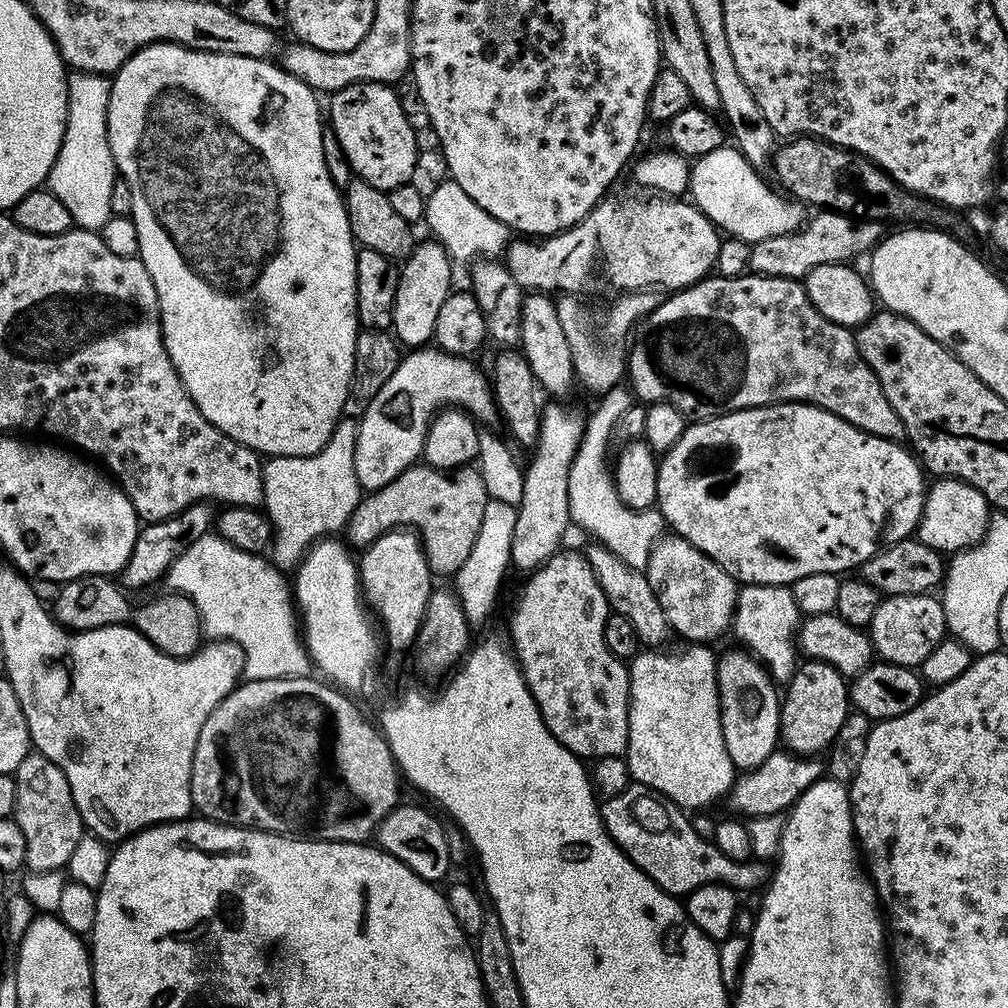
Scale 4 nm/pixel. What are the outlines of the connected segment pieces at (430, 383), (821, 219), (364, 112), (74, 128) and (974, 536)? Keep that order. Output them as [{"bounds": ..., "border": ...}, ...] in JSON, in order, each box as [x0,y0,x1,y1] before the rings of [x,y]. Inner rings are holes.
[{"bounds":[354,346,498,492],"border":[[[421,346],[409,351],[399,361],[397,368],[390,373],[388,380],[374,395],[366,406],[364,415],[358,420],[360,429],[355,429],[356,449],[354,450],[354,470],[361,489],[377,492],[382,486],[394,482],[398,474],[402,474],[421,459],[424,451],[424,439],[428,433],[428,425],[437,412],[449,406],[468,412],[477,421],[483,422],[497,419],[498,411],[493,398],[493,389],[489,379],[483,372],[471,364],[471,359],[463,356],[448,355],[436,346]]]},{"bounds":[748,210,882,278],"border":[[[835,210],[817,211],[812,221],[799,230],[781,236],[771,236],[751,245],[748,251],[749,273],[758,276],[790,276],[804,278],[816,266],[823,263],[852,262],[855,256],[871,253],[882,239],[881,225],[871,218],[853,218],[851,215]]]},{"bounds":[331,83,418,188],"border":[[[371,83],[352,84],[331,97],[331,135],[340,144],[353,173],[359,179],[370,182],[375,188],[397,188],[411,181],[414,174],[418,145],[416,132],[396,100],[379,96]]]},{"bounds":[47,71,118,229],"border":[[[71,71],[68,74],[68,121],[54,166],[48,171],[47,187],[70,210],[77,228],[103,229],[113,216],[110,190],[118,179],[116,163],[108,145],[108,108],[112,83],[103,73]]]},{"bounds":[918,478,989,554],"border":[[[936,478],[927,485],[924,493],[918,539],[941,554],[963,552],[965,548],[971,548],[983,538],[989,519],[989,502],[973,484],[967,484],[965,480]]]}]

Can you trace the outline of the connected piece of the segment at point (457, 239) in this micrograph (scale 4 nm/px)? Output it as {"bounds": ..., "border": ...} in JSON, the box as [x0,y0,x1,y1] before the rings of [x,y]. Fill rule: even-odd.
{"bounds":[424,178,510,262],"border":[[[448,178],[440,183],[437,188],[426,198],[424,206],[424,220],[431,235],[435,241],[441,245],[451,257],[453,261],[466,260],[465,262],[473,262],[481,258],[496,258],[496,255],[503,253],[510,243],[510,230],[502,222],[498,222],[498,218],[494,218],[490,214],[486,214],[486,210],[482,210],[482,206],[478,206],[474,202],[474,198],[470,198],[470,194],[466,194],[466,190],[462,190],[462,186],[458,186],[456,181]]]}

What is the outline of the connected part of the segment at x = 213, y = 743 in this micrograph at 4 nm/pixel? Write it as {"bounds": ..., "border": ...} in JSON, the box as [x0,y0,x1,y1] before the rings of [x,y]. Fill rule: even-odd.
{"bounds":[190,676,401,844],"border":[[[276,676],[273,680],[248,680],[236,685],[229,696],[206,718],[202,726],[202,734],[198,734],[198,742],[194,750],[194,762],[190,770],[190,794],[192,807],[203,819],[214,820],[217,824],[234,824],[241,828],[259,828],[266,832],[287,834],[297,838],[313,840],[333,840],[347,844],[363,844],[373,839],[380,824],[397,807],[400,796],[401,779],[398,777],[396,760],[387,740],[378,731],[377,725],[372,724],[347,700],[339,687],[331,683],[319,684],[308,676]]]}

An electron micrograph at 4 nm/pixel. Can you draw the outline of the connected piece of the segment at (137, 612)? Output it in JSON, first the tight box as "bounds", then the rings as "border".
{"bounds":[50,576,202,659],"border":[[[81,576],[59,585],[60,593],[50,604],[56,621],[69,631],[87,632],[106,625],[130,623],[160,652],[176,659],[187,659],[195,653],[202,642],[200,615],[188,596],[166,592],[140,608],[132,608],[123,589],[105,576]]]}

